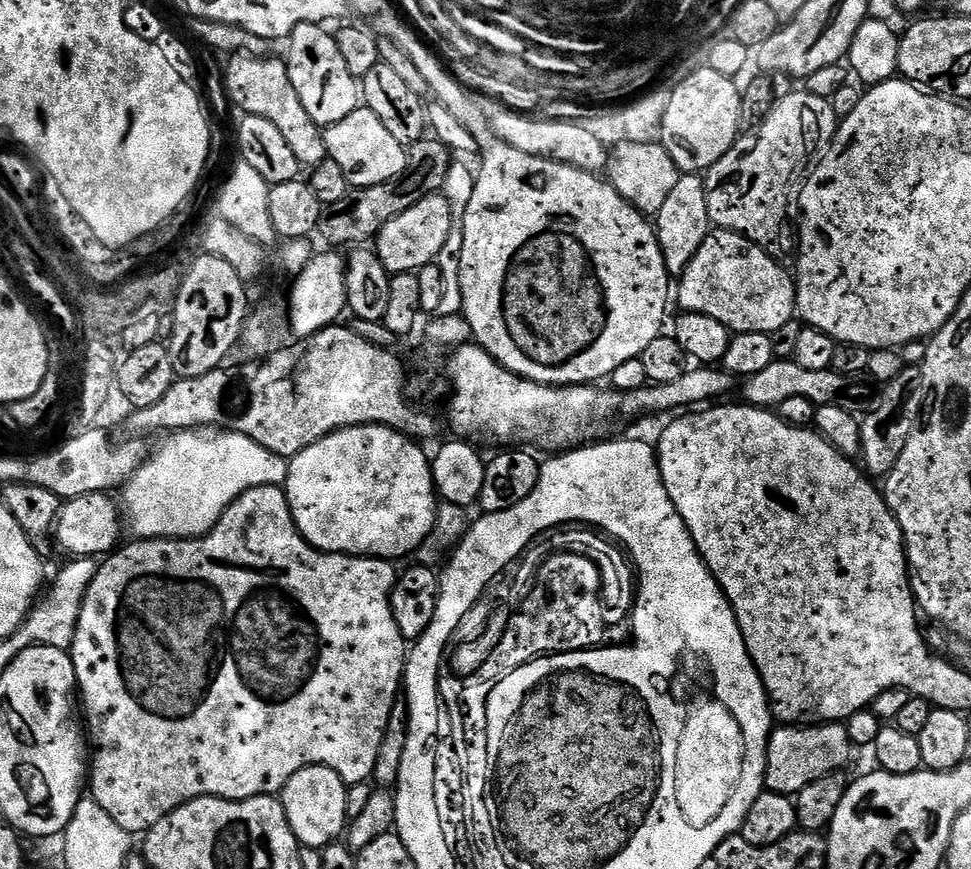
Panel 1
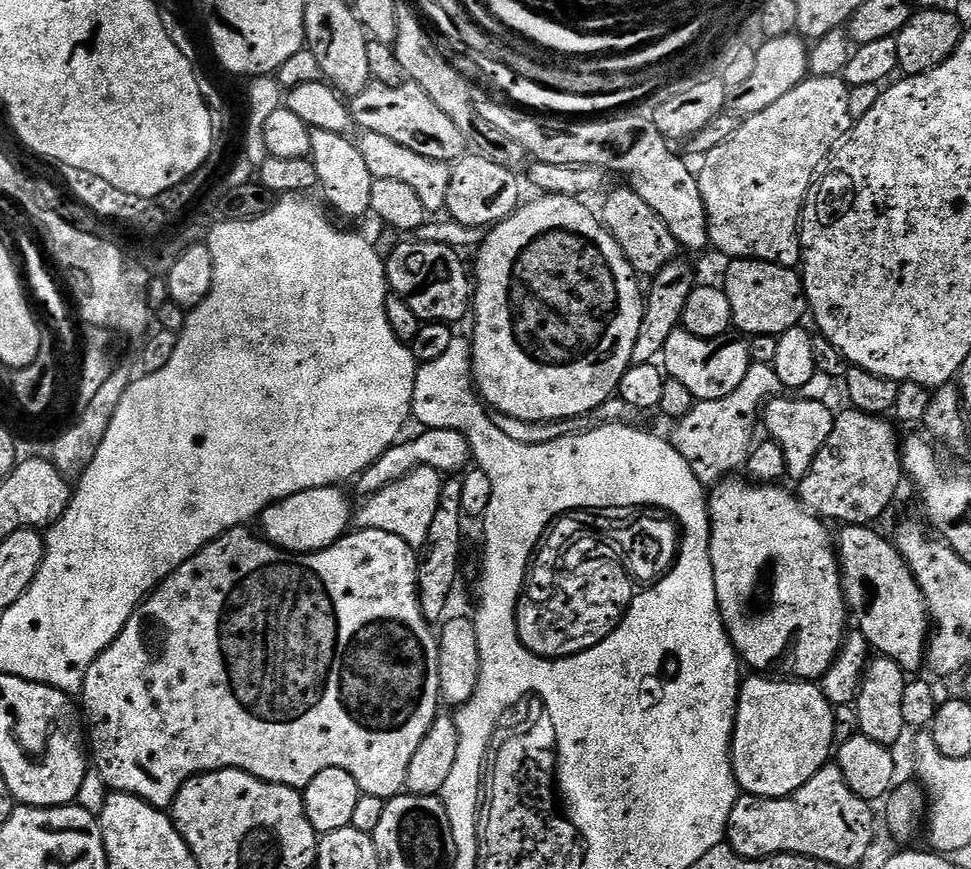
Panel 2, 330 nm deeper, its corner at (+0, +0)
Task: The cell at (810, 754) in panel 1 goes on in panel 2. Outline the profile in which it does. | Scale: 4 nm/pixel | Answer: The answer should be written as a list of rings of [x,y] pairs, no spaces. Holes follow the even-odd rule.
[[[752,674],[749,677],[749,680],[747,677],[740,685],[740,697],[736,707],[736,725],[732,731],[732,769],[736,775],[736,784],[740,787],[741,793],[749,796],[761,796],[767,800],[777,800],[783,796],[792,796],[799,788],[806,786],[806,782],[810,782],[810,778],[814,778],[814,774],[818,774],[818,770],[822,770],[833,755],[835,738],[834,706],[824,697],[824,692],[820,689],[819,683],[807,680],[793,680],[791,678],[769,678],[764,674]]]

